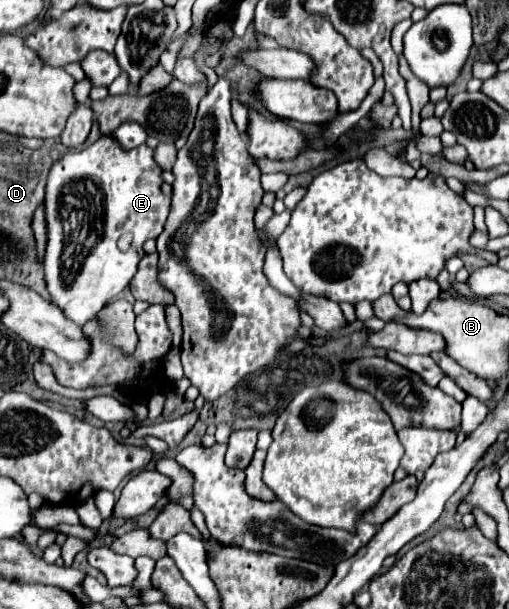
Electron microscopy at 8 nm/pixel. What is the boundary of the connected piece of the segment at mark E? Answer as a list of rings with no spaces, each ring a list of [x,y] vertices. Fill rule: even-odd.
[[[104,135],[94,145],[78,153],[66,153],[50,167],[44,195],[48,225],[48,245],[44,257],[46,285],[52,301],[70,315],[76,325],[90,321],[106,303],[122,293],[134,277],[140,257],[144,257],[144,241],[162,233],[170,209],[170,197],[160,191],[162,169],[156,165],[152,155],[154,151],[146,145],[126,151],[112,137]]]

